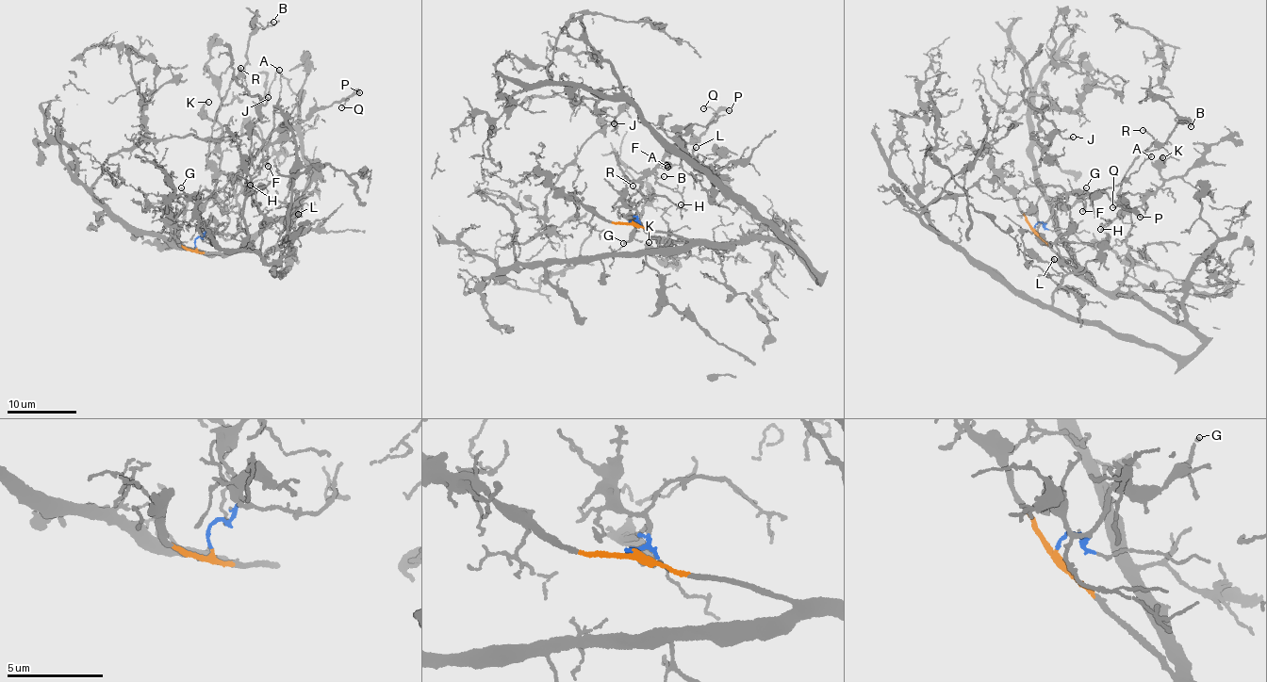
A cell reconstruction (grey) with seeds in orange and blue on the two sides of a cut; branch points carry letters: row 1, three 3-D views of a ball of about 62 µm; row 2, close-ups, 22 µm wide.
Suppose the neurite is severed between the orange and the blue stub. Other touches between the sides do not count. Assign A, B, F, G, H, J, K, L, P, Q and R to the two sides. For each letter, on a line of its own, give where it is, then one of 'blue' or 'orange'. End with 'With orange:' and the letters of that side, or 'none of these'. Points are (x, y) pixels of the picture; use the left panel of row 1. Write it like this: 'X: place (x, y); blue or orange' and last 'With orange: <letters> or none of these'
A: place (279, 70); blue
B: place (273, 22); orange
F: place (268, 166); blue
G: place (181, 187); blue
H: place (250, 185); blue
J: place (268, 97); orange
K: place (208, 102); orange
L: place (298, 214); orange
P: place (359, 92); blue
Q: place (341, 107); blue
R: place (240, 68); orange
With orange: B, J, K, L, R

